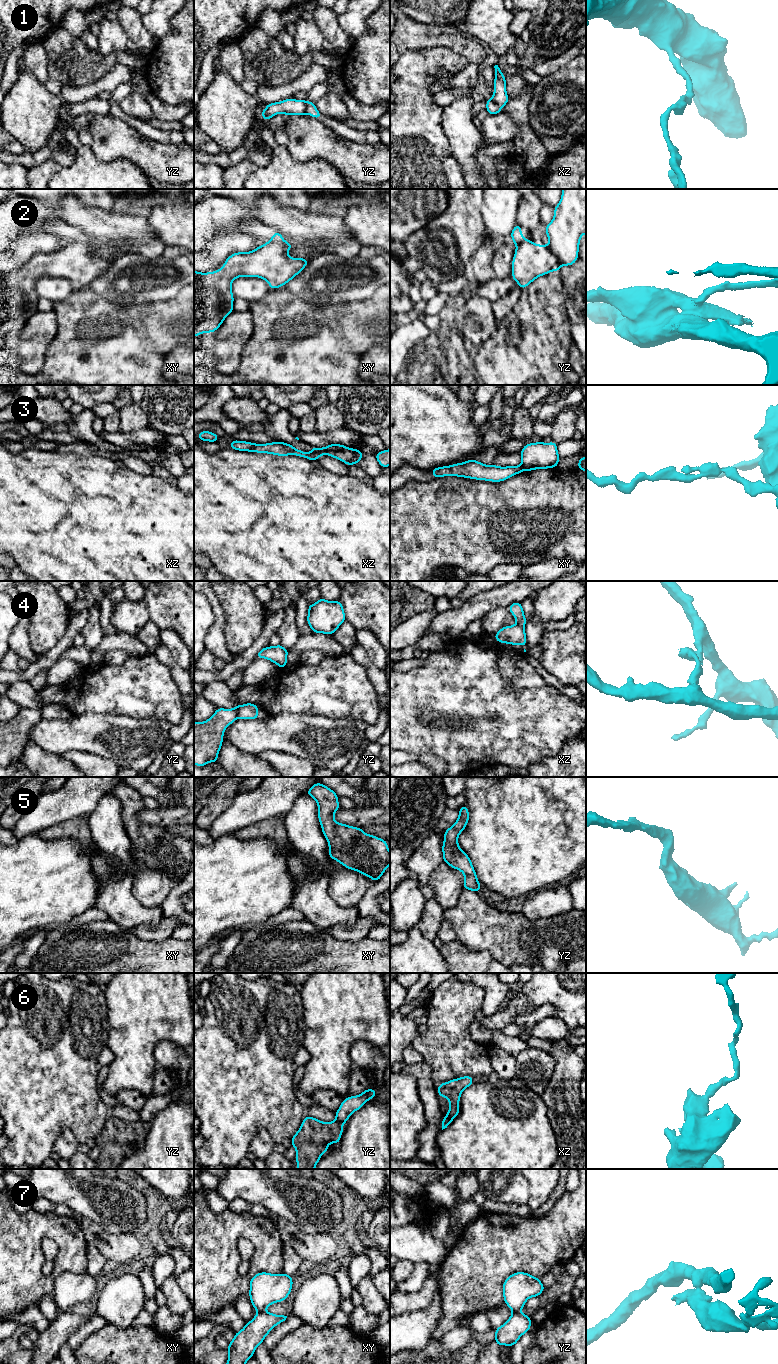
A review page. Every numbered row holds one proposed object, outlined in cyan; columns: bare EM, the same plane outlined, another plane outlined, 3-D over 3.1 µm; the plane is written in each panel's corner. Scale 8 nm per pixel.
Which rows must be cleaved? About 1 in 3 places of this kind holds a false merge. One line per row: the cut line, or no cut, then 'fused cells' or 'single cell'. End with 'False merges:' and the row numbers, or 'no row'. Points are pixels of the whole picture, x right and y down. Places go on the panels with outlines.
1: yz (307, 101), (305, 113) | fused cells
2: xy (282, 240), (268, 241) | fused cells
3: xz (325, 447), (327, 453) | fused cells
4: yz (239, 706), (236, 717) | fused cells
5: no cut | single cell
6: xz (445, 1115), (453, 1118) | fused cells
7: xy (264, 1309), (258, 1311) | fused cells
False merges: 1, 2, 3, 4, 6, 7

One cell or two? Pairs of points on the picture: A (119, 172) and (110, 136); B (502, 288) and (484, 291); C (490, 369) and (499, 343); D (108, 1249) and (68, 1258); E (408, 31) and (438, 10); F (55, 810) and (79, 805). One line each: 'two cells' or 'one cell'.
A: two cells
B: one cell
C: one cell
D: two cells
E: two cells
F: one cell

